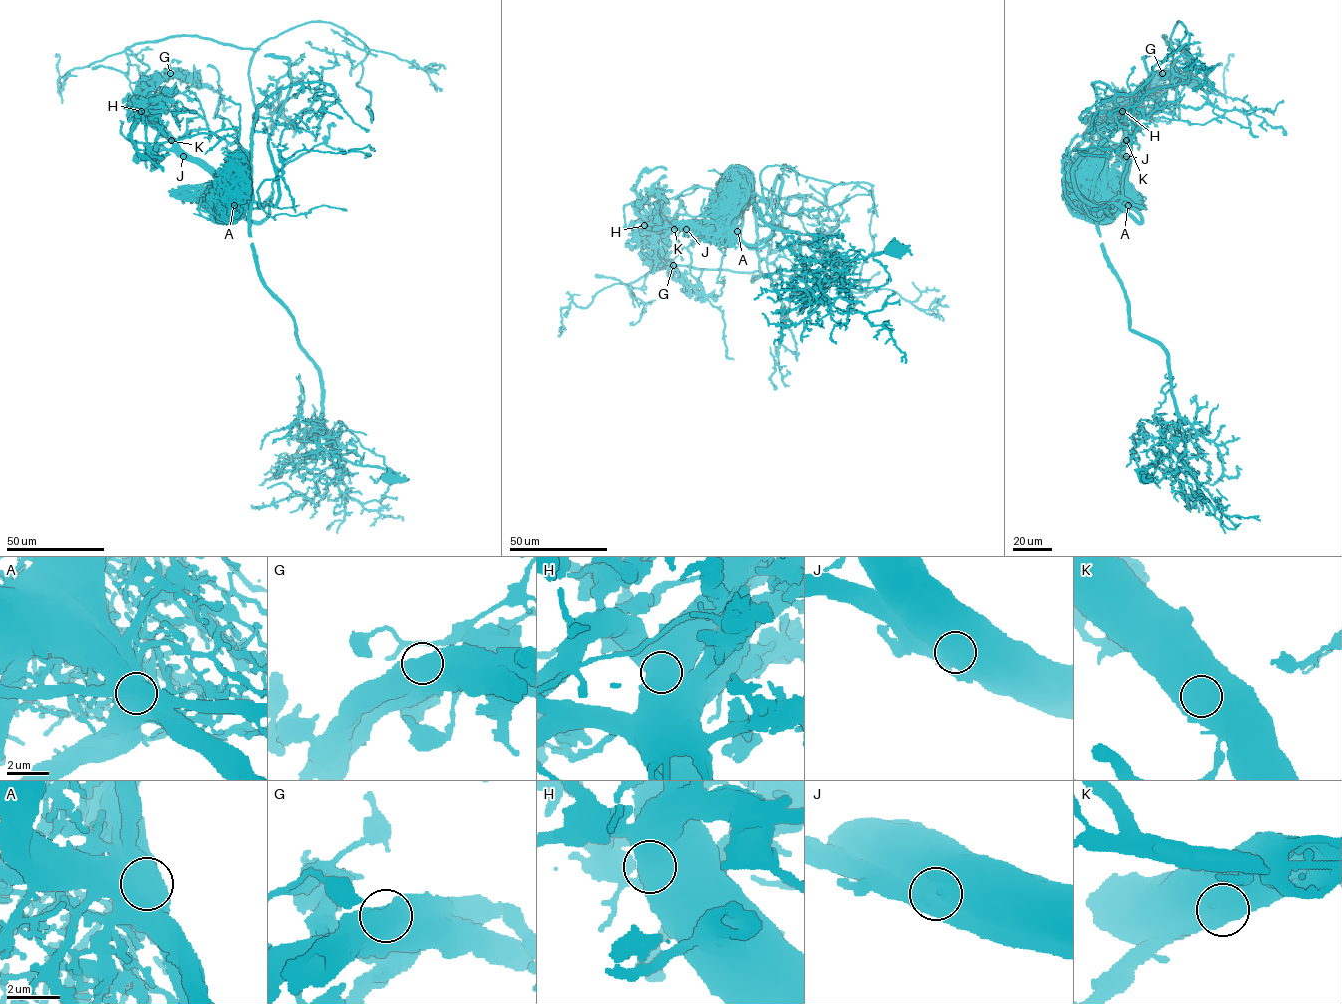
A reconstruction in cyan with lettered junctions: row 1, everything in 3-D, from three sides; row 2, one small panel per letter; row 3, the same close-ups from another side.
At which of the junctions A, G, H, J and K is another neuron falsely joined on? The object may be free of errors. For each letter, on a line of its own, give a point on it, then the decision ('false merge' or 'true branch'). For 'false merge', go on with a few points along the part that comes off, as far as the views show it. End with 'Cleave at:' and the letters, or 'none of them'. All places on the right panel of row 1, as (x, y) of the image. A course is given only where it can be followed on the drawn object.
A: (1128, 205) | false merge | (1128, 204), (1109, 199), (1100, 165), (1098, 232), (1130, 328), (1167, 354), (1196, 505)
G: (1162, 73) | true branch
H: (1122, 111) | true branch
J: (1126, 156) | true branch
K: (1126, 140) | true branch
Cleave at: A

